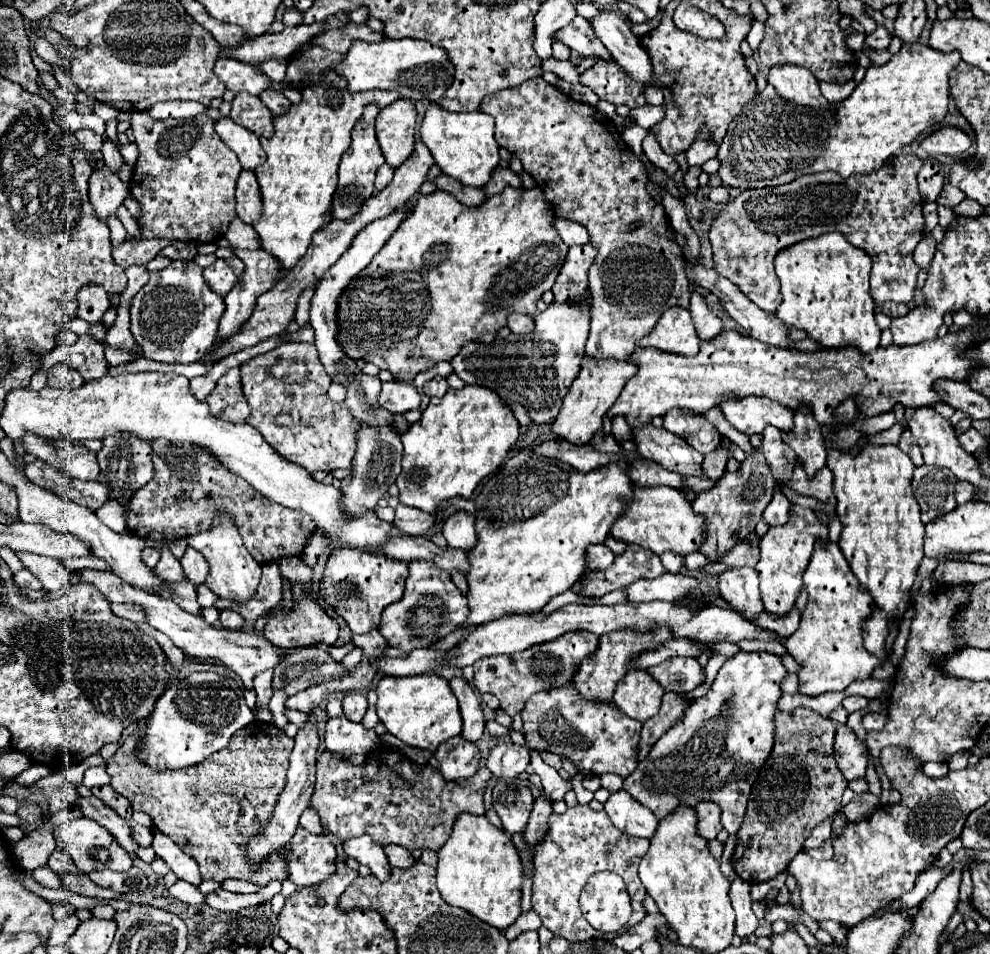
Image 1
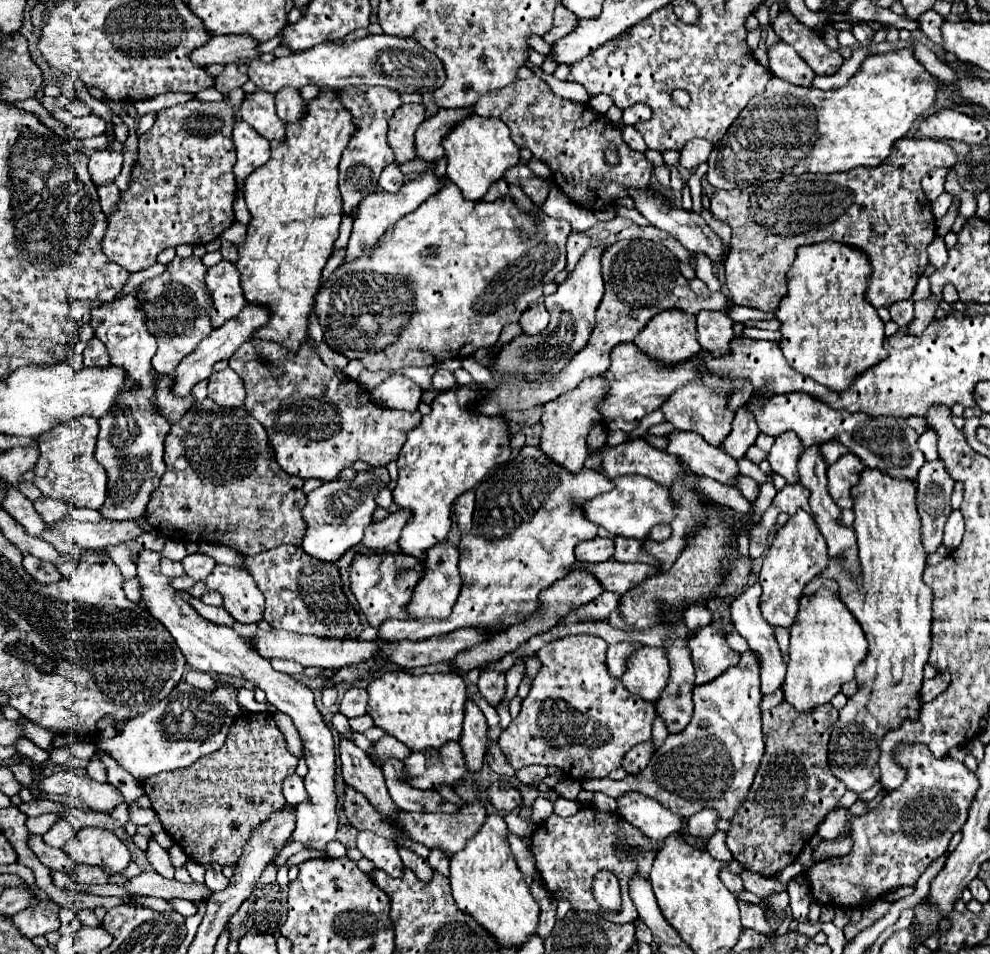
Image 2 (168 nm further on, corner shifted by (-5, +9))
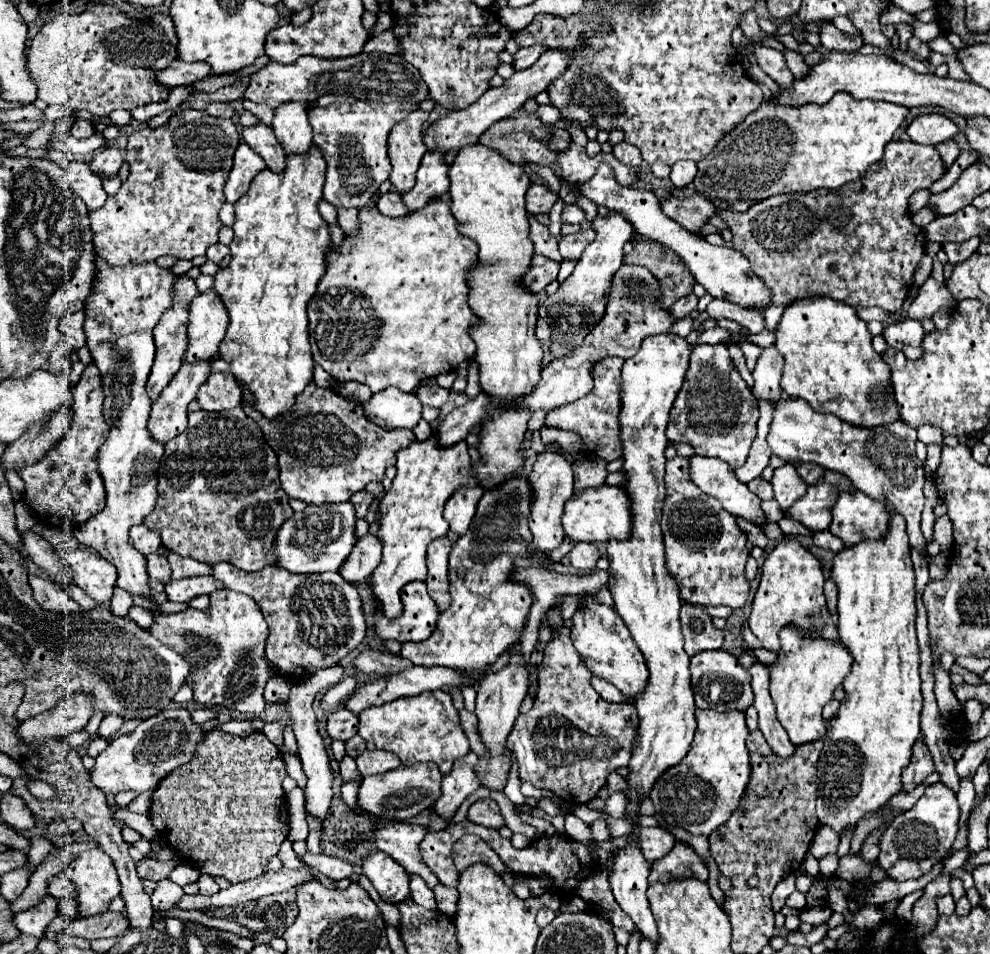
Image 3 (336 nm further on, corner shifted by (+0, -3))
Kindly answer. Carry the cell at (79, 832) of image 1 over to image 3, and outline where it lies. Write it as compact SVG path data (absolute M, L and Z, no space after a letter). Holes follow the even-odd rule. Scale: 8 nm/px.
M92 848L76 856L64 874L78 888L78 916L102 914L108 910L112 898L120 896L116 868L102 848Z

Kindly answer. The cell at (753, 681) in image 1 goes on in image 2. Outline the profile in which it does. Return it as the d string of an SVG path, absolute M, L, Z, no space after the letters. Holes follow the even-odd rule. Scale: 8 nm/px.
M753 652L741 654L737 668L729 668L729 672L713 680L713 684L695 688L693 702L693 720L685 732L667 736L641 776L627 776L619 782L610 777L583 780L581 786L591 792L603 792L611 798L619 798L623 792L641 792L681 818L689 818L703 808L715 808L719 818L731 820L733 812L745 802L765 752L759 710L759 668Z

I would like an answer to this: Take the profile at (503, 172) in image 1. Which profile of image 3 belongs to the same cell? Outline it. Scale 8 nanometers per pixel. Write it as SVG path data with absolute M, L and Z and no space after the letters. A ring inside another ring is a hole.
M530 184L526 192L526 210L530 214L548 214L556 200L558 196L552 194L544 184Z

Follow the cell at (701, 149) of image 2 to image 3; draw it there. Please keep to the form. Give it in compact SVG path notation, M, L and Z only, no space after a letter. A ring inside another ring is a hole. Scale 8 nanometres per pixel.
M680 160L672 166L672 172L670 172L670 180L678 188L688 186L694 180L694 176L696 176L696 162L694 160Z

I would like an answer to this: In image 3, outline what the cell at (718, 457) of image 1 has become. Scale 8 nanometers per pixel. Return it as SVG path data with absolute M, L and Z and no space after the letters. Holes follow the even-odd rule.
M774 346L762 350L762 354L756 362L756 368L752 370L752 376L754 376L752 396L756 400L776 402L778 398L784 398L784 390L780 388L782 356Z

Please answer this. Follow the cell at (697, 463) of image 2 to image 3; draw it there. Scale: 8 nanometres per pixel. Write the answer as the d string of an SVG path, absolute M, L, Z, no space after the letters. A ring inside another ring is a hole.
M692 456L688 472L692 482L708 496L714 496L730 514L742 516L758 526L766 522L760 510L760 498L756 498L756 494L736 478L734 470L726 462L708 456Z

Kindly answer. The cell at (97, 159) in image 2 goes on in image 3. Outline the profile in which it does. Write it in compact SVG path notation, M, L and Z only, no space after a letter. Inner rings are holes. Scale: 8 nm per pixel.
M106 146L100 154L94 156L90 162L90 170L104 180L104 176L116 176L120 166L124 164L124 158L116 146Z

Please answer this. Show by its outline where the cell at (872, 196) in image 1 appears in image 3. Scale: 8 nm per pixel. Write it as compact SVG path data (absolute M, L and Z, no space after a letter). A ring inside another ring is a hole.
M892 140L886 144L882 160L872 164L862 180L850 182L836 192L818 188L808 194L776 194L756 202L746 212L718 208L716 216L720 216L732 230L732 246L748 258L752 272L756 272L756 276L770 288L772 304L784 306L798 298L820 294L846 302L856 310L878 306L886 312L896 312L912 286L926 244L924 230L912 222L912 214L908 212L908 198L920 188L930 188L944 176L944 172L946 166L934 146Z

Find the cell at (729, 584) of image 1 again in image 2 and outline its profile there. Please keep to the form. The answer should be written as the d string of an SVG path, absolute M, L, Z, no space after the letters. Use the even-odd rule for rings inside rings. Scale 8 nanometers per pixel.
M751 584L745 592L741 592L741 594L731 602L731 620L733 620L735 630L747 640L749 650L757 654L759 668L761 668L761 692L763 692L763 694L773 694L773 692L781 686L781 680L785 678L785 668L787 668L787 666L783 664L779 646L777 646L777 642L775 642L773 626L769 626L769 624L763 620L763 616L761 616L759 598L761 598L761 586L759 586L759 584Z

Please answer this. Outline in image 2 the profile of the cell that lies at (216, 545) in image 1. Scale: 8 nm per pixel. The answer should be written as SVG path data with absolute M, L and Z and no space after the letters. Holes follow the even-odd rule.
M219 564L207 578L207 586L223 596L223 608L237 622L257 624L259 620L263 620L265 598L261 596L261 590L253 584L253 578L249 578L249 572Z

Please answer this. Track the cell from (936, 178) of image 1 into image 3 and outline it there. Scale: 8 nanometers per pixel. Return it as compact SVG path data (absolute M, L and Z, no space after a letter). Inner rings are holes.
M922 188L922 190L918 190L918 192L914 192L914 196L912 196L912 200L910 200L910 212L912 214L916 214L920 208L924 208L926 204L928 204L928 200L932 198L932 192L930 190L926 190L926 188Z

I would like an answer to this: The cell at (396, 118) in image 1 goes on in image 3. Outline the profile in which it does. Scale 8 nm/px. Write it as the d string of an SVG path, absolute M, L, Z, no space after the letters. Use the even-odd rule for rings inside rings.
M414 110L408 118L398 122L388 136L388 158L392 164L390 182L400 192L410 190L416 182L416 170L426 152L422 142L422 124L426 118L426 112Z

